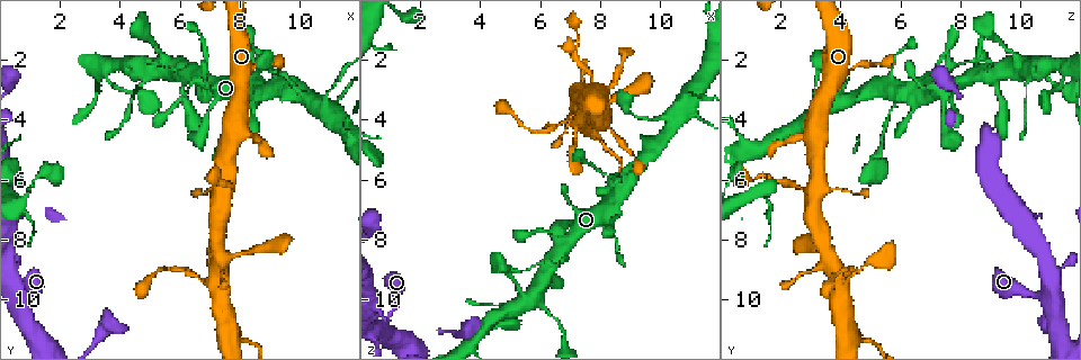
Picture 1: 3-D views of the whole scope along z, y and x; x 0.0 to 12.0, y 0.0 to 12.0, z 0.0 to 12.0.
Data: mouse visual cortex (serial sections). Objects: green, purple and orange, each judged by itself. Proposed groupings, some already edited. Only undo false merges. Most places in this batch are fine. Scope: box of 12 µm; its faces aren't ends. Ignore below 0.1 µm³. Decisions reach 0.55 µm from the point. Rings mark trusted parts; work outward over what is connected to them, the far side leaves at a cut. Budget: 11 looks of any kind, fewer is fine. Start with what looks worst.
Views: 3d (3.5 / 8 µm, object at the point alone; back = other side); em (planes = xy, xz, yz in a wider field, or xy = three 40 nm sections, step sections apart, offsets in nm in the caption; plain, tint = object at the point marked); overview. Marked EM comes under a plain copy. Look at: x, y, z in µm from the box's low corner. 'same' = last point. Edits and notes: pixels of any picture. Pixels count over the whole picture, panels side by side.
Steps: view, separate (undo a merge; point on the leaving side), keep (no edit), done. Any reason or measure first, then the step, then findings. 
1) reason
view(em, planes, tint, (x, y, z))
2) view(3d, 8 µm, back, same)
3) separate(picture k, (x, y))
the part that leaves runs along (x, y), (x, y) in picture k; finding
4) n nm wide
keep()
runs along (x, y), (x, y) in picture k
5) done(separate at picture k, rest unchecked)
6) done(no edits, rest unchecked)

small branch off a trunk
view(3d, 3.5 µm, (5.6, 2.0, 10.0))

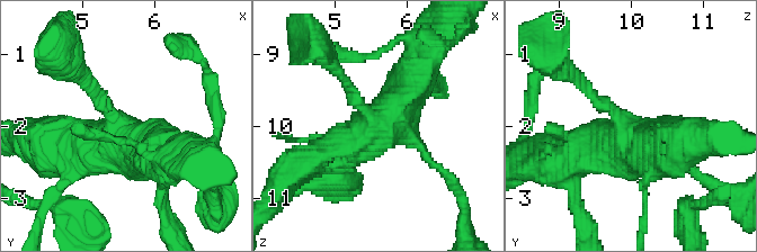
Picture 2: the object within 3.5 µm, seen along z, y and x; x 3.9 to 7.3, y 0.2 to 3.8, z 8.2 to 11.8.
4 arms; arms of 150, 150, 500, 500 nm; need the tissue
view(em, xy, step 5, tint, (5.55, 2.00, 9.95))

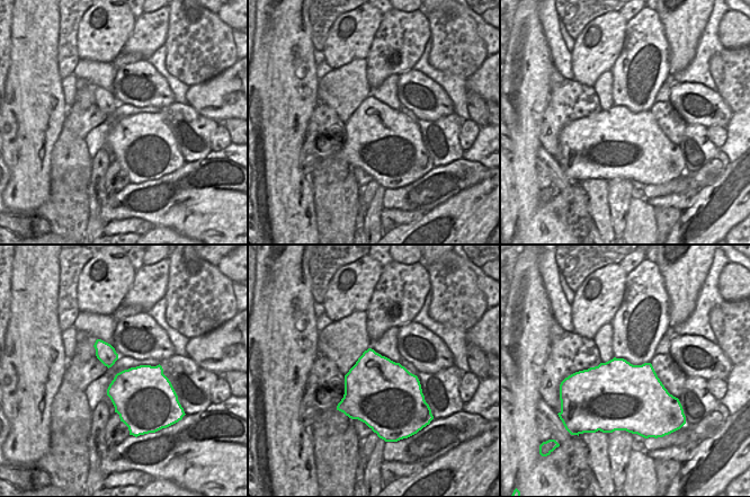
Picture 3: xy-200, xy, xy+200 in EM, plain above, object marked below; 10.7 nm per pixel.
keep()
runs along (416, 63), (391, 116), (319, 159) in picture 2; one cell here

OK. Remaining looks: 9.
three arms meet
view(3d, 3.5 µm, (7.5, 8.5, 3.6))

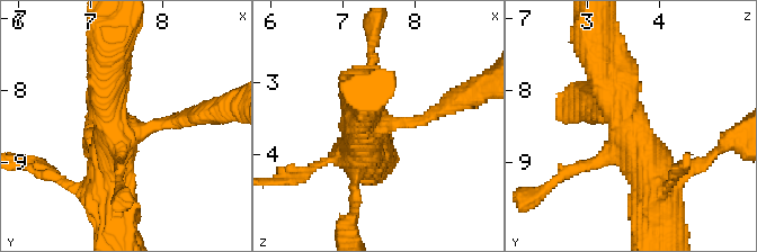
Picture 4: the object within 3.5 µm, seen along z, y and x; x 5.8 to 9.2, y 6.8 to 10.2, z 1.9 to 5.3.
view(em, xy, step 1, tint, (7.55, 8.55, 3.55))

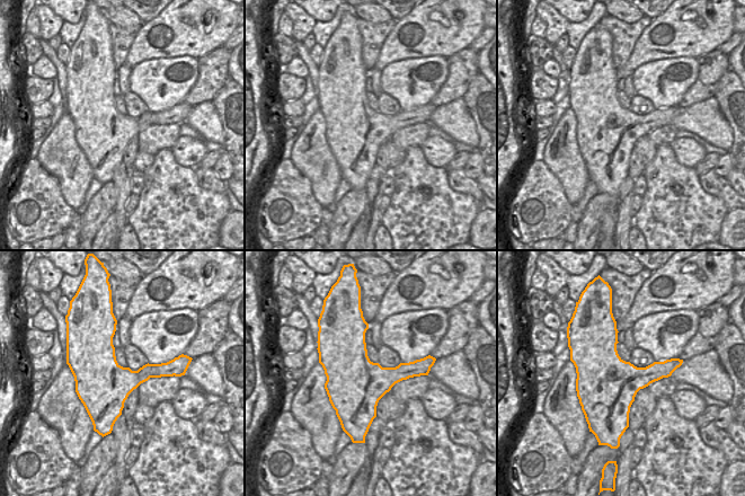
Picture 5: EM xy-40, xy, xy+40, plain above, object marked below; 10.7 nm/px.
keep()
runs along (600, 61), (649, 165), (655, 203) in picture 4; one cell here

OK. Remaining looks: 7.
a fork
view(3d, 3.5 µm, (7.9, 11.4, 4.6))

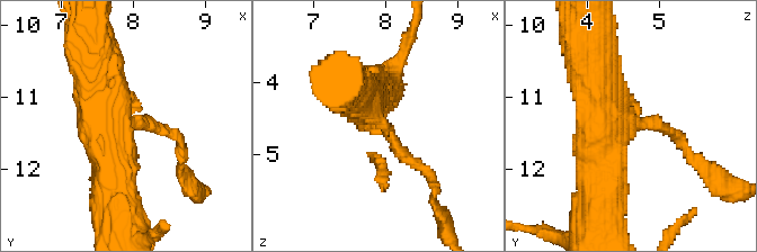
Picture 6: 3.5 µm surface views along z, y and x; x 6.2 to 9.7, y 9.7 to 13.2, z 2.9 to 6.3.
3 arms; arms of 150, 400, 600 nm; now the EM
view(em, planes, tint, (7.80, 11.35, 4.55))

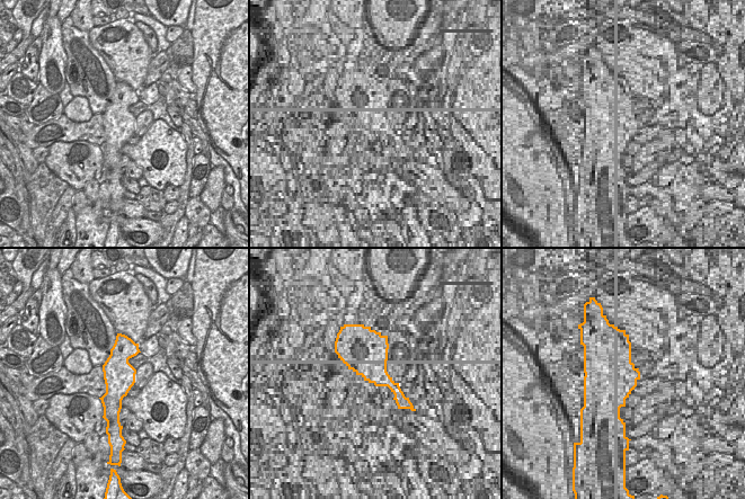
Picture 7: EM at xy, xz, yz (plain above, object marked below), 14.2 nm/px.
another direction
view(em, xy, step 2, tint, same)

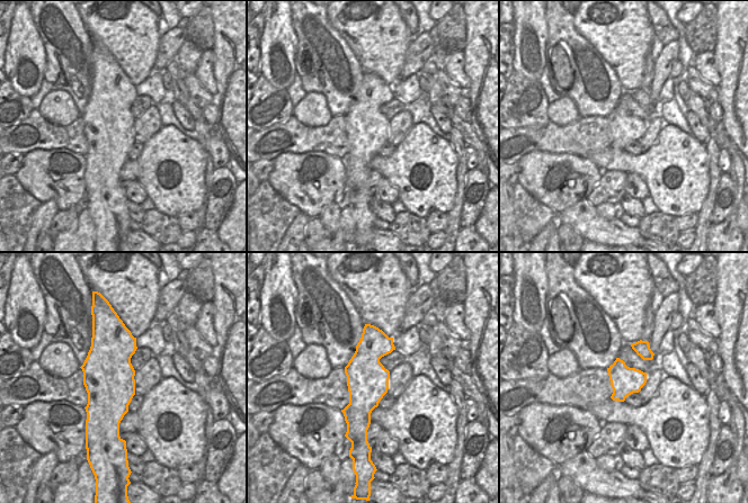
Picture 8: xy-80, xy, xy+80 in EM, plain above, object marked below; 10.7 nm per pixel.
keep()
runs along (91, 53), (108, 156), (140, 167) in picture 6; all the same cell

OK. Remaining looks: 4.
calibre changes
view(3d, 8 µm, back, (8.4, 3.4, 5.9))

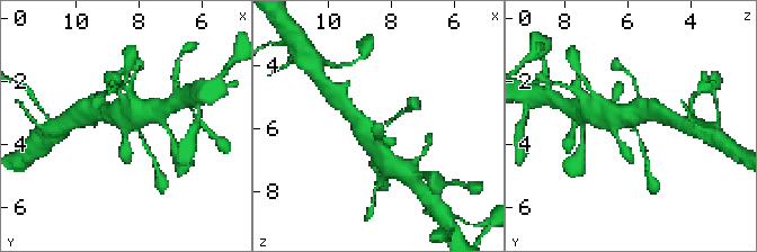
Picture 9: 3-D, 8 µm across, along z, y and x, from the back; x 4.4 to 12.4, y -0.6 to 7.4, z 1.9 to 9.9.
zoom in
view(3d, 3.5 µm, same)

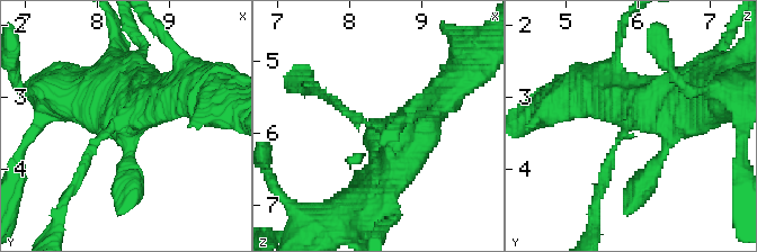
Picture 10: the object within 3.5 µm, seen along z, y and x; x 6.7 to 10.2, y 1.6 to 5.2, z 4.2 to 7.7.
shape alone is not enough
view(em, xy, step 5, tint, (8.45, 3.35, 5.90))

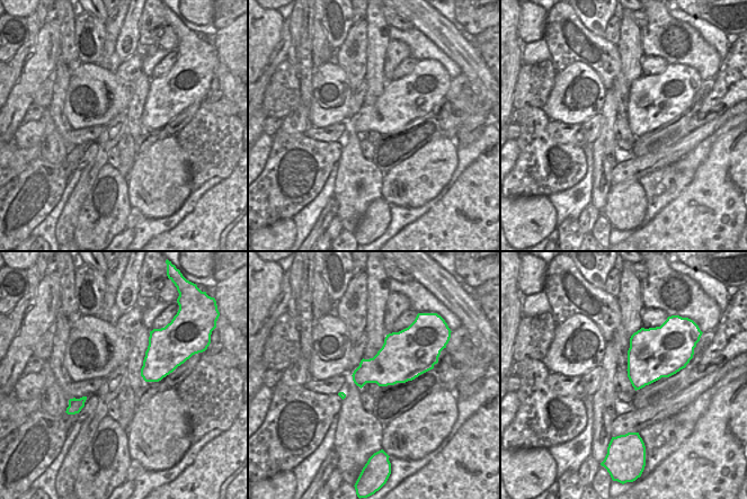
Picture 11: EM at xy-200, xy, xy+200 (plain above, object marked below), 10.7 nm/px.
keep()
runs along (683, 97), (648, 100), (624, 128), (607, 169) in picture 10; all the same cell

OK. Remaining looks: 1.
done(no edits, rest unchecked)

